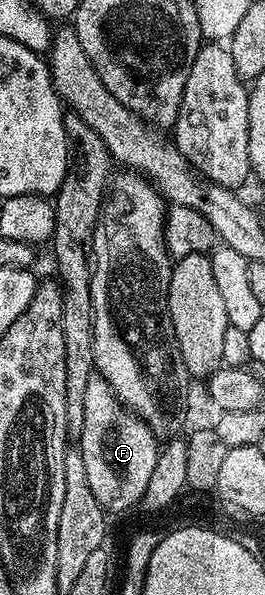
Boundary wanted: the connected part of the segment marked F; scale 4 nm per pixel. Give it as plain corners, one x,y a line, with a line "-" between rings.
92,374
88,378
88,391
84,393
84,430
80,437
80,451
84,458
84,470
88,473
88,486
92,486
96,502
100,502
107,513
114,514
128,511
137,500
139,503
145,497
148,478
152,478
152,470
156,470
160,441
143,420
119,402
117,394
103,376

